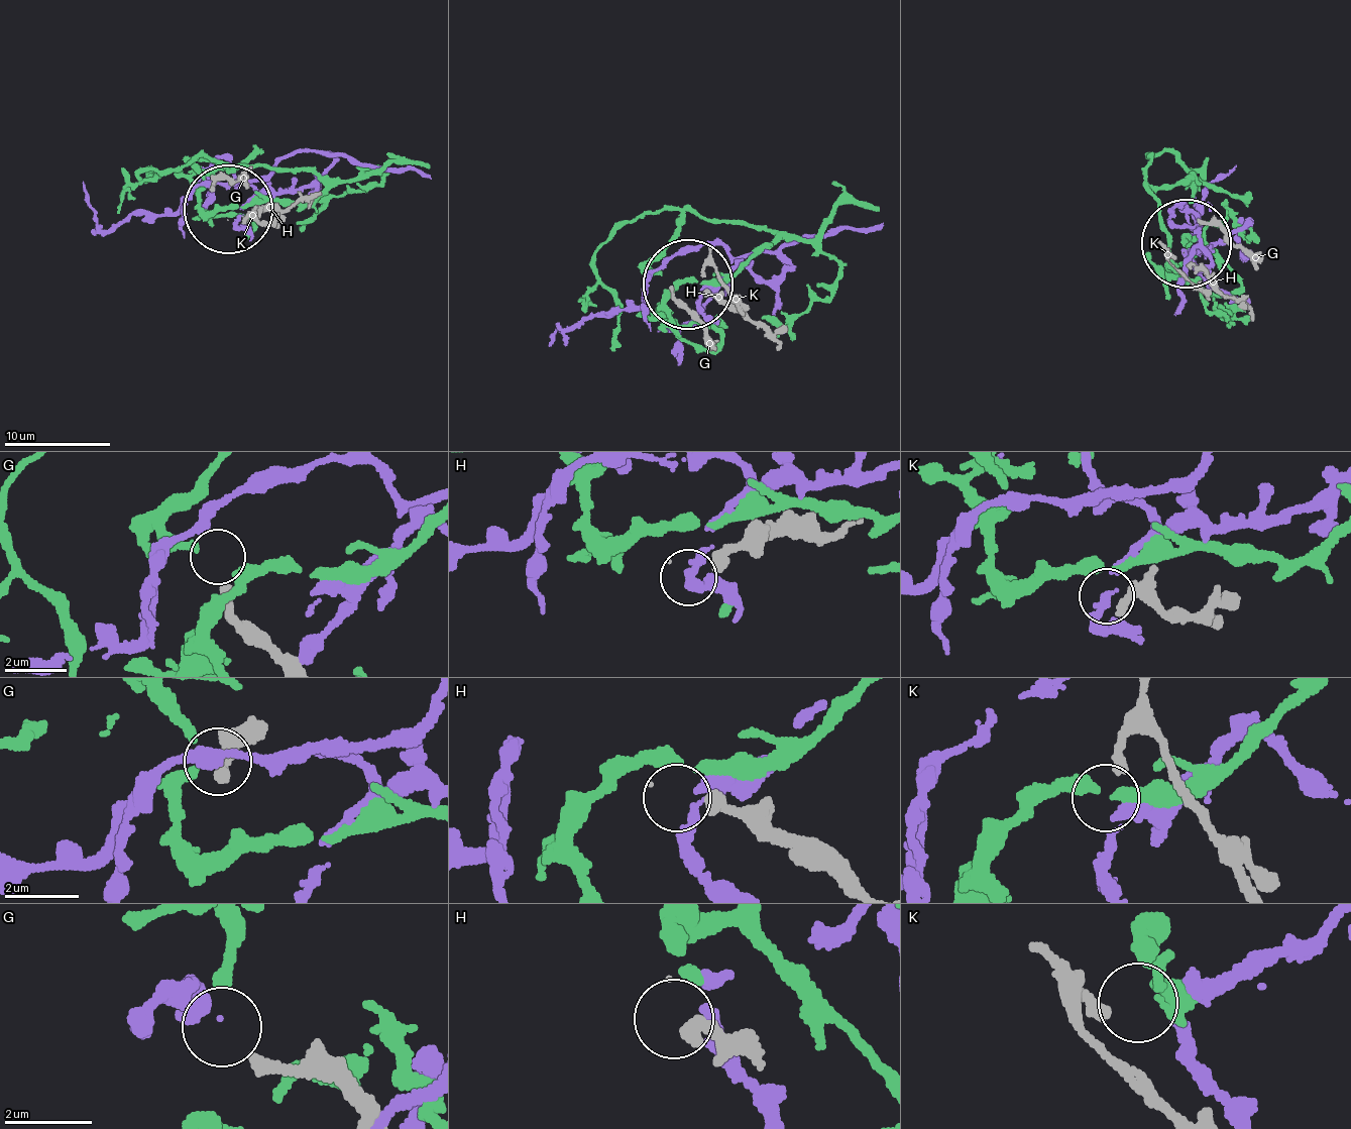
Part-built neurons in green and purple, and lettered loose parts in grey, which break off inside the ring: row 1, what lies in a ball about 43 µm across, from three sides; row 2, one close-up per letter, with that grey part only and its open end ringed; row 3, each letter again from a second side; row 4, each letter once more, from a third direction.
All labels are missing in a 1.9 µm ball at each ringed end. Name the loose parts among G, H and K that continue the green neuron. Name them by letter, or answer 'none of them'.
G

